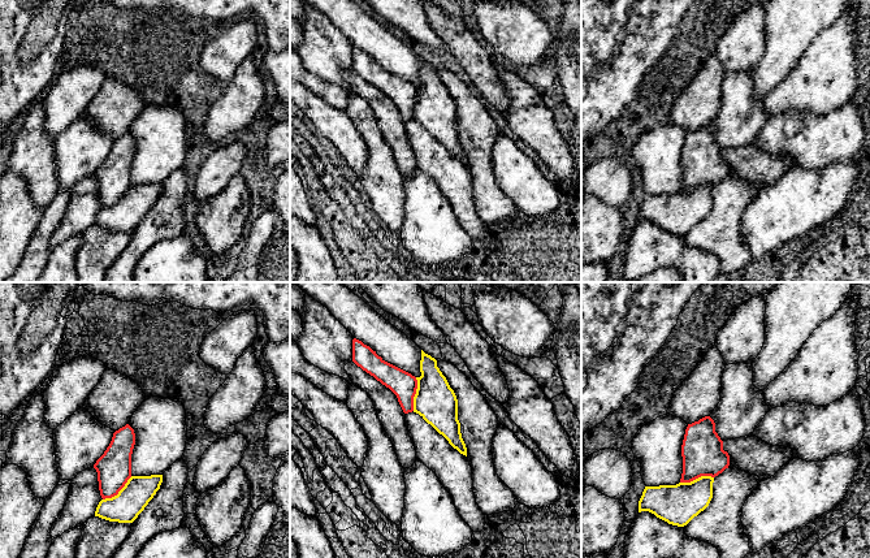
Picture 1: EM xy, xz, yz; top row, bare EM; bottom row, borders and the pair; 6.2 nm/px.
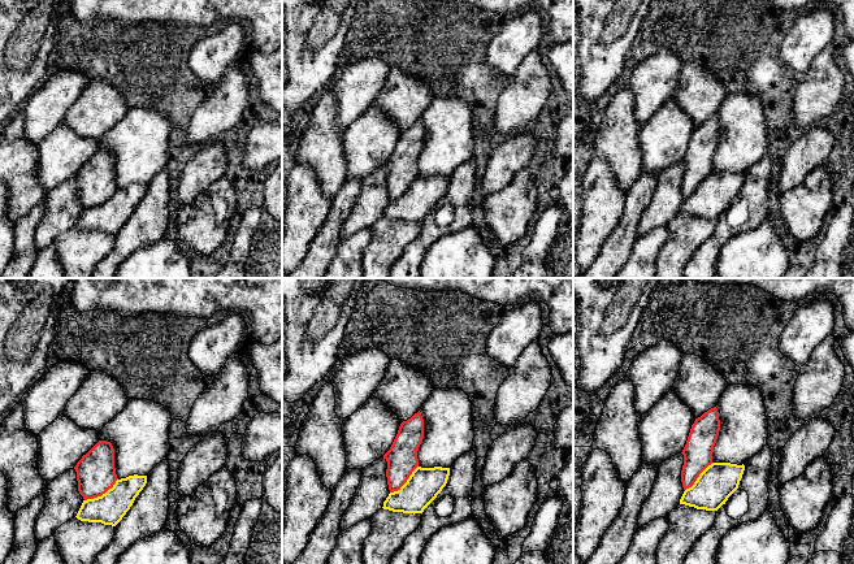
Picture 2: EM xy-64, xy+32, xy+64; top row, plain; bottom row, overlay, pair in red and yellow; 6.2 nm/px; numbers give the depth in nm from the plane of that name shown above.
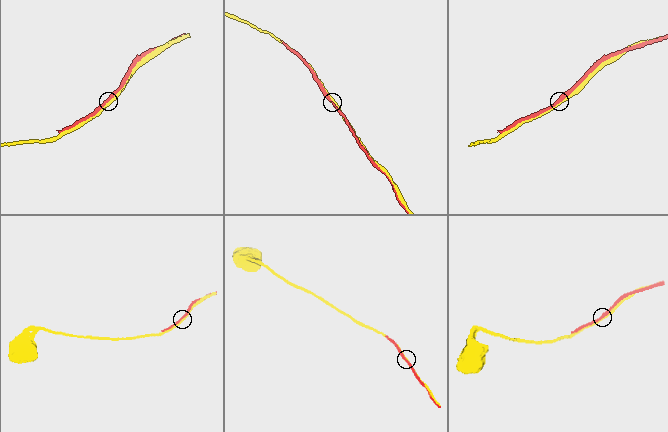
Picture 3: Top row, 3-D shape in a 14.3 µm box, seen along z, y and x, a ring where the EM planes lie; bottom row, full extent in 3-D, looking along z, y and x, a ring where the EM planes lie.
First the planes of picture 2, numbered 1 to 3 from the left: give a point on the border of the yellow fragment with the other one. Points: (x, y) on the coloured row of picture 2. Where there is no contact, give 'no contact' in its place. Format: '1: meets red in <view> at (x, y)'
1: meets red in xy-64 at (102, 494)
2: meets red in xy+32 at (406, 481)
3: meets red in xy+64 at (698, 476)

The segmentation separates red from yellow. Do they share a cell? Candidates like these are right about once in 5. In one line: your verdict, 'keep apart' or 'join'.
keep apart

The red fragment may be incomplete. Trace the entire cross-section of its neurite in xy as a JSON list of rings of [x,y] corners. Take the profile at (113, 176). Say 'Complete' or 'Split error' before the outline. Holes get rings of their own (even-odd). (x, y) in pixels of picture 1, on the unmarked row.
Complete. [[[126,133],[113,142],[109,155],[94,173],[103,208],[117,204],[131,186],[131,163],[134,153],[134,138]]]

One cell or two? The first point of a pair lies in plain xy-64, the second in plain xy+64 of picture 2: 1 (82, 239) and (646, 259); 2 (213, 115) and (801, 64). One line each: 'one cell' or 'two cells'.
1: two cells
2: two cells

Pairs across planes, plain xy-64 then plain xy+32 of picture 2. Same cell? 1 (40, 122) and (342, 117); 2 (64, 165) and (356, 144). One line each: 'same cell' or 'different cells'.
1: same cell
2: same cell

